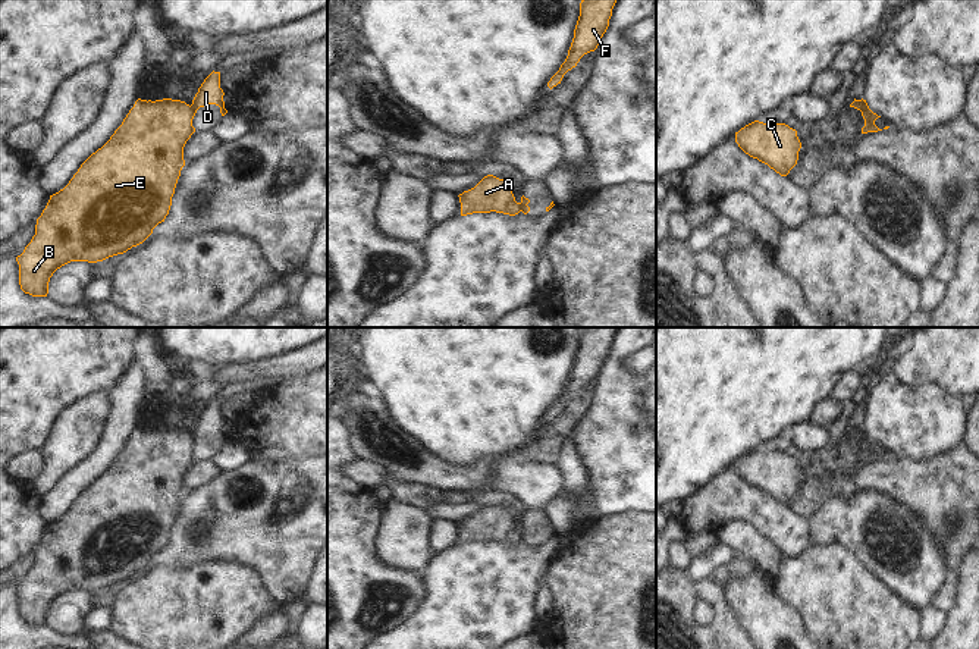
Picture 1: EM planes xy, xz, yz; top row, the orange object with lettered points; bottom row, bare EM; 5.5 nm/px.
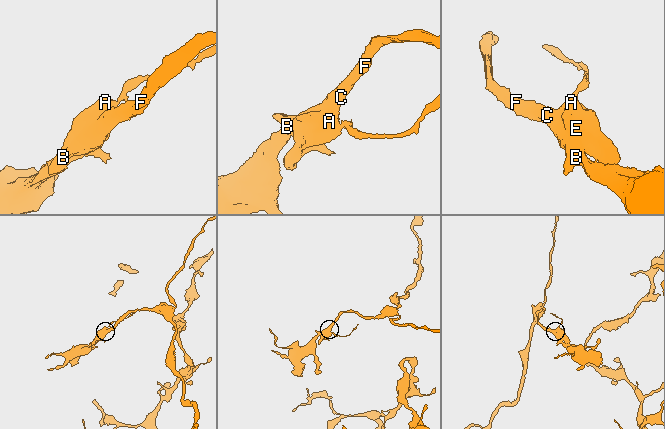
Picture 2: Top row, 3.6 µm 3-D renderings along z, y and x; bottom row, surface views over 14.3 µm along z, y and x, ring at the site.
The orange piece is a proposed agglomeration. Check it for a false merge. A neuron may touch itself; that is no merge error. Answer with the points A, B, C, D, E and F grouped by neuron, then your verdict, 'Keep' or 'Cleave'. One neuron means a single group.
Groups: A B C E F / D. Cleave

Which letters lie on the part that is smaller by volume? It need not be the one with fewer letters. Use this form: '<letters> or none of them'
D

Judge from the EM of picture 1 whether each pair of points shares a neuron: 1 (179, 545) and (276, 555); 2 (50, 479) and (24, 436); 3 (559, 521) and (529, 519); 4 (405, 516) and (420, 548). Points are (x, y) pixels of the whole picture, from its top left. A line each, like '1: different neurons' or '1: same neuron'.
1: same neuron
2: different neurons
3: different neurons
4: same neuron

